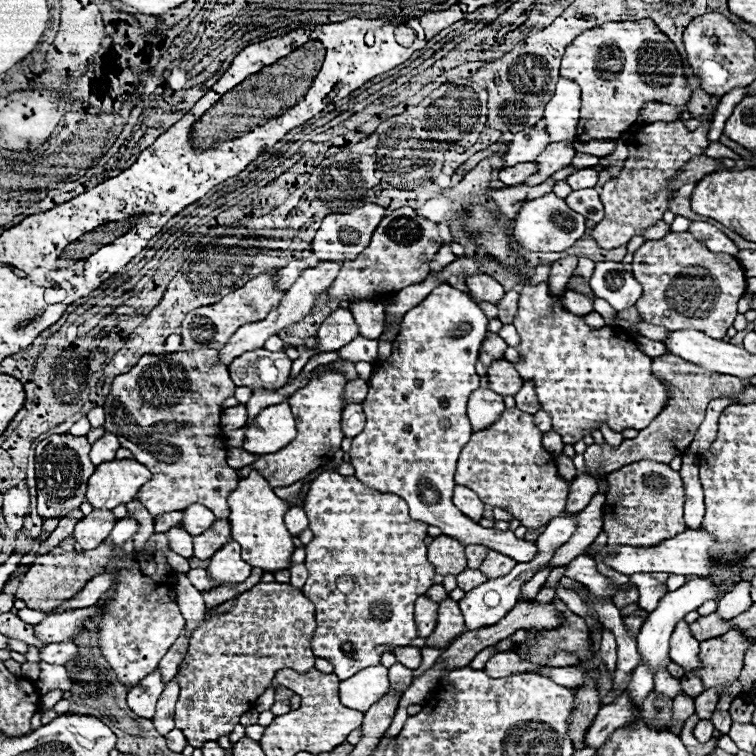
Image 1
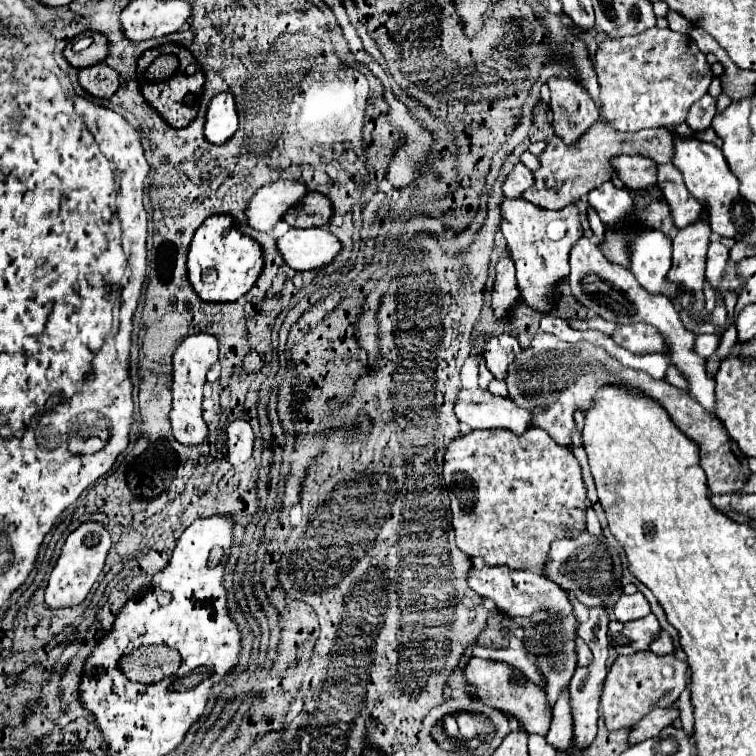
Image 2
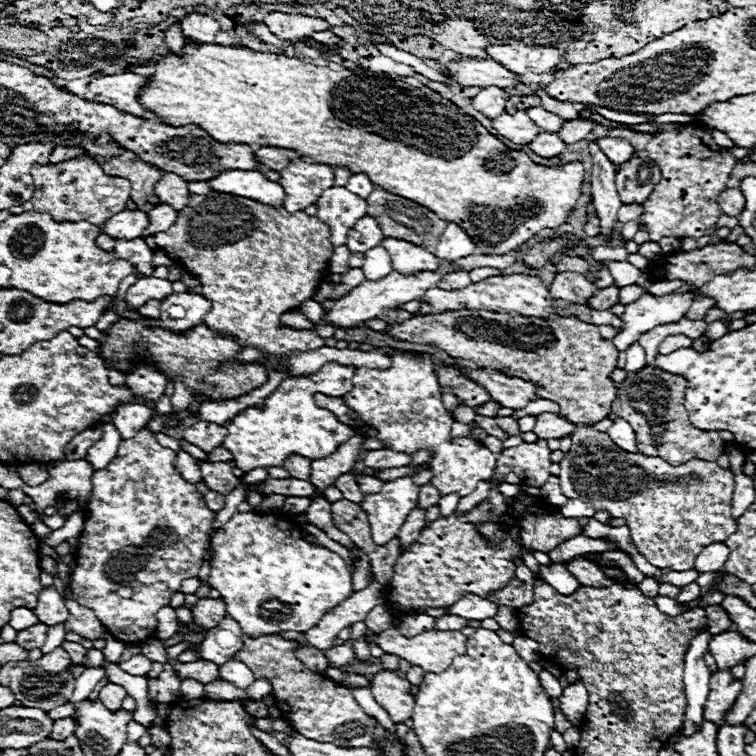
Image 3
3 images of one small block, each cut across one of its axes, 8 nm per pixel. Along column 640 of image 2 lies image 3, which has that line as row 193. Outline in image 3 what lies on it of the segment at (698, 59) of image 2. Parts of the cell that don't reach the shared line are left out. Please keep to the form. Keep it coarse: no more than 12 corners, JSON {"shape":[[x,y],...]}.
{"shape":[[90,158],[32,166],[36,212],[104,226],[130,182]]}

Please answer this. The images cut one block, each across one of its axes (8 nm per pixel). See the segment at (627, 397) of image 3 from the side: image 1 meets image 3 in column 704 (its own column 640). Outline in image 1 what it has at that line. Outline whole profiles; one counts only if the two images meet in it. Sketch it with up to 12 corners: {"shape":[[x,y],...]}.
{"shape":[[674,354],[654,358],[672,388],[668,406],[616,450],[584,452],[600,478],[620,466],[668,464],[688,450],[708,402],[742,382]]}

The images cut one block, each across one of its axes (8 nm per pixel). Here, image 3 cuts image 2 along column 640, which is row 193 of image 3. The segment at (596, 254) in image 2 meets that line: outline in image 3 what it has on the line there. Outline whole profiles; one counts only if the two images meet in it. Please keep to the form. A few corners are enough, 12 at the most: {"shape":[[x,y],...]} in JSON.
{"shape":[[298,160],[282,170],[284,210],[314,204],[334,184],[328,164]]}

